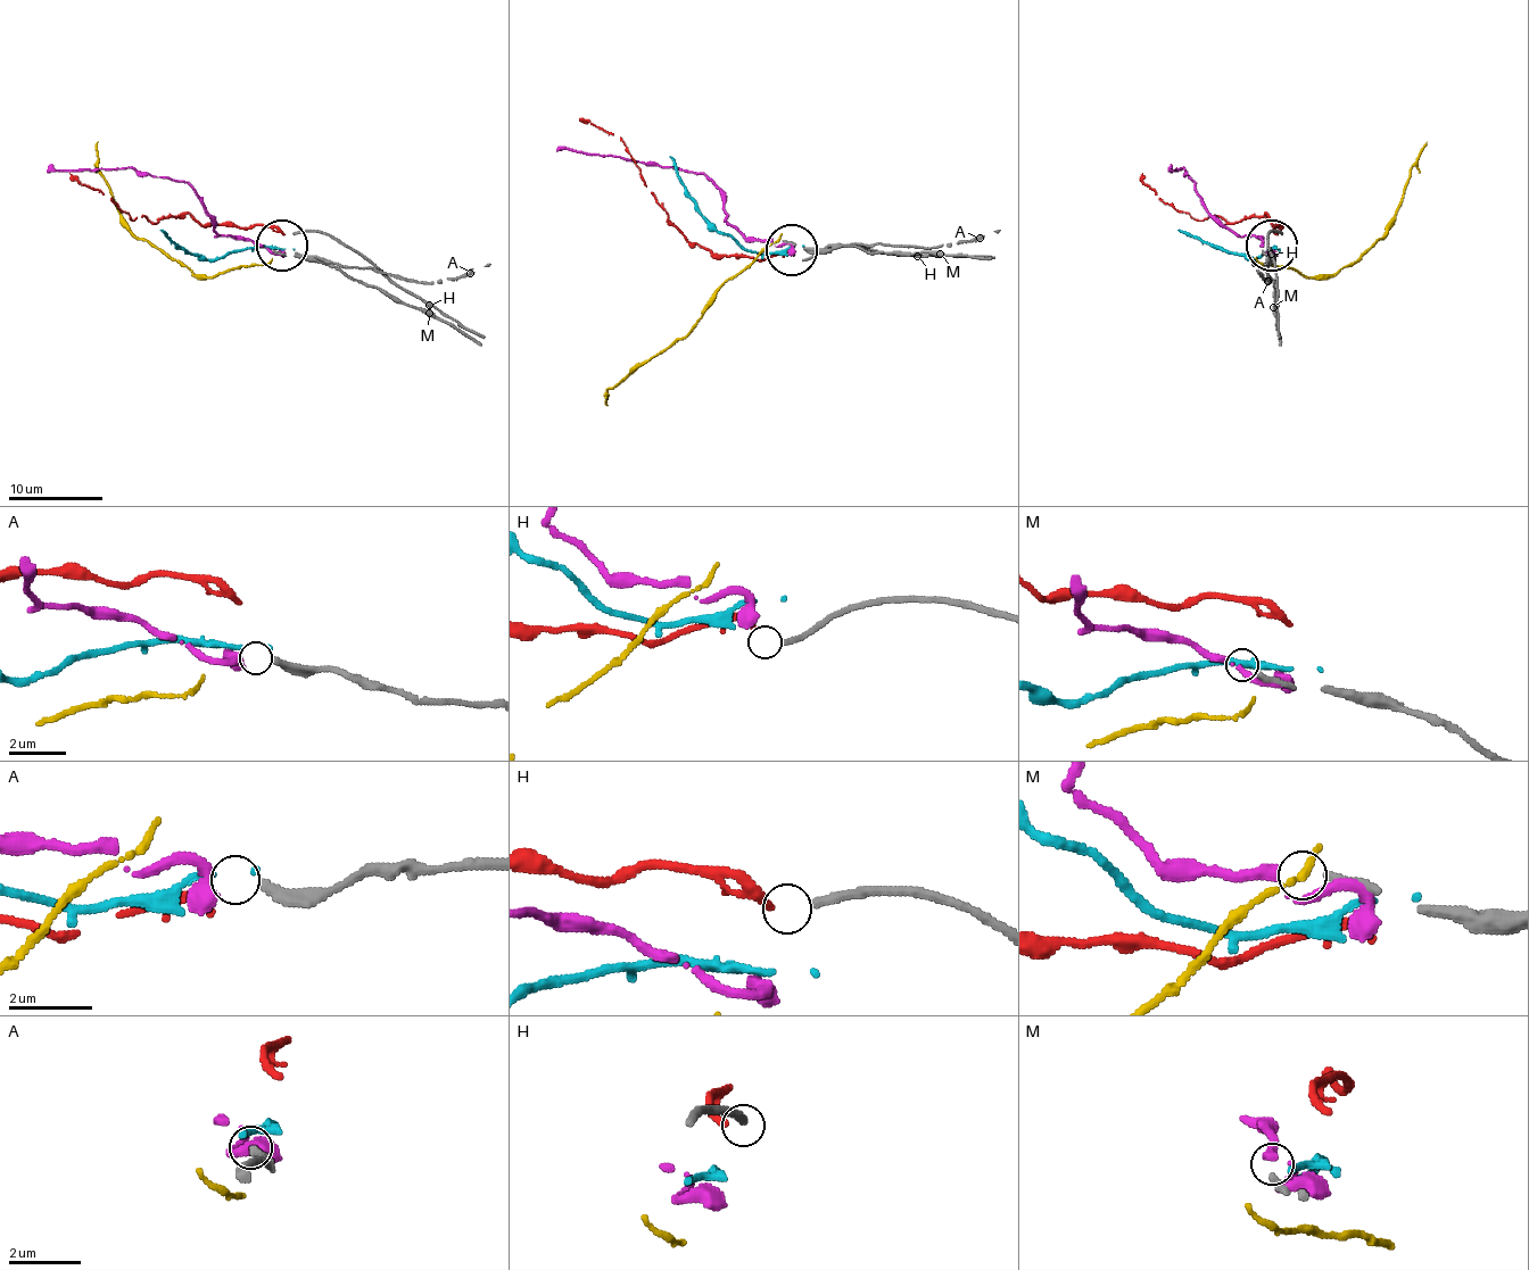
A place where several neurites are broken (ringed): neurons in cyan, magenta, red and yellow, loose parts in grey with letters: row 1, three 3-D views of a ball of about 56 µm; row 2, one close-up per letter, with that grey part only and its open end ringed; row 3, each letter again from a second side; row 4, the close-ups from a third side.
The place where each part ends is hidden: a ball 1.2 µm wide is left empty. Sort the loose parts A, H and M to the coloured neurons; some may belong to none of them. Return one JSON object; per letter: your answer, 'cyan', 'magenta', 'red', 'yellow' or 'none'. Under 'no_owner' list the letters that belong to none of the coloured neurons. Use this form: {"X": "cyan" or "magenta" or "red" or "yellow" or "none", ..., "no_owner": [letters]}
{"A": "magenta", "H": "red", "M": "none", "no_owner": ["M"]}

